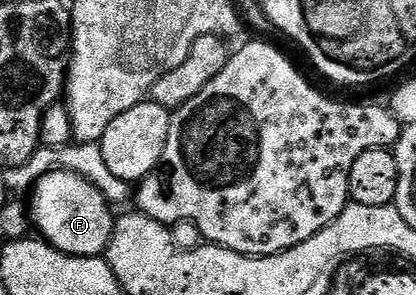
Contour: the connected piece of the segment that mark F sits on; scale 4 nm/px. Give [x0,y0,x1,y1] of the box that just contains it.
[31,172,113,256]

